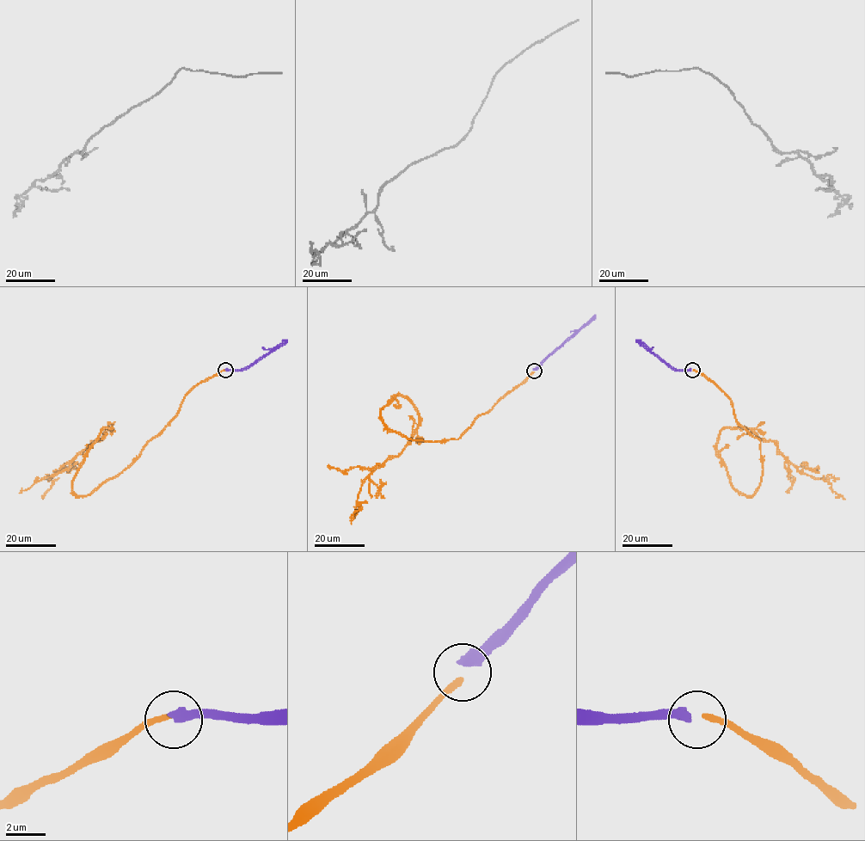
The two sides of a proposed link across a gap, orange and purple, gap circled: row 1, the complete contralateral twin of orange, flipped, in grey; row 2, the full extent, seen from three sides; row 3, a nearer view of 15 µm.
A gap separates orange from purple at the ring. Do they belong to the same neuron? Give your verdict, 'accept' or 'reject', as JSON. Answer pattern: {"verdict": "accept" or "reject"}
{"verdict": "reject"}

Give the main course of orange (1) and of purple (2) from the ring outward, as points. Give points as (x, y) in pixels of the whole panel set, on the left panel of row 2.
1: (225, 370), (199, 383), (126, 468), (76, 495), (76, 469), (103, 427), (111, 427), (49, 478), (42, 500)
2: (225, 371), (244, 370), (286, 340)

